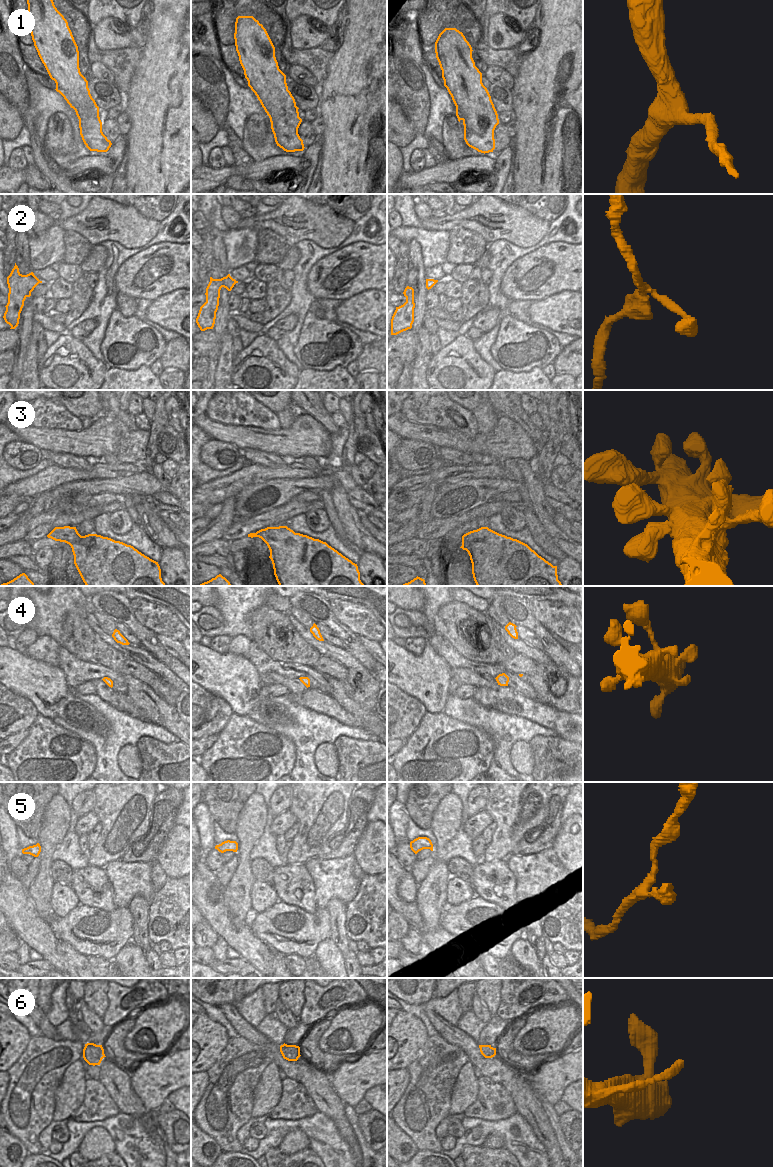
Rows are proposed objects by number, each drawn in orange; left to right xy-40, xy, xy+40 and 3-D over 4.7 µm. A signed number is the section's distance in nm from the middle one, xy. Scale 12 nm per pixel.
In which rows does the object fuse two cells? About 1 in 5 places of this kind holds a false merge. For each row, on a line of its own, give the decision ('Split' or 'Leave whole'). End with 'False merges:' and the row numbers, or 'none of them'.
1: Leave whole
2: Leave whole
3: Leave whole
4: Leave whole
5: Leave whole
6: Split
False merges: 6.

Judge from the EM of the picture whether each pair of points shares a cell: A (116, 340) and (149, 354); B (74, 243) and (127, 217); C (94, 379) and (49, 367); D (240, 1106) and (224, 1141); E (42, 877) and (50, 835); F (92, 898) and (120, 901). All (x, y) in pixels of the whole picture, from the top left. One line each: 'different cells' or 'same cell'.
A: same cell
B: different cells
C: same cell
D: same cell
E: same cell
F: different cells

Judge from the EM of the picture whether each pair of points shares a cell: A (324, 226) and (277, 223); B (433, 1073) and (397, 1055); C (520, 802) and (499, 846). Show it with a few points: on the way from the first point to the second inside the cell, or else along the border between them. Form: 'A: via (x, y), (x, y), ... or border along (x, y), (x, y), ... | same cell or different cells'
A: via (312, 223), (289, 223) | same cell
B: border along (424, 1042), (420, 1054), (406, 1068) | different cells
C: via (514, 813), (512, 823), (506, 835) | same cell

